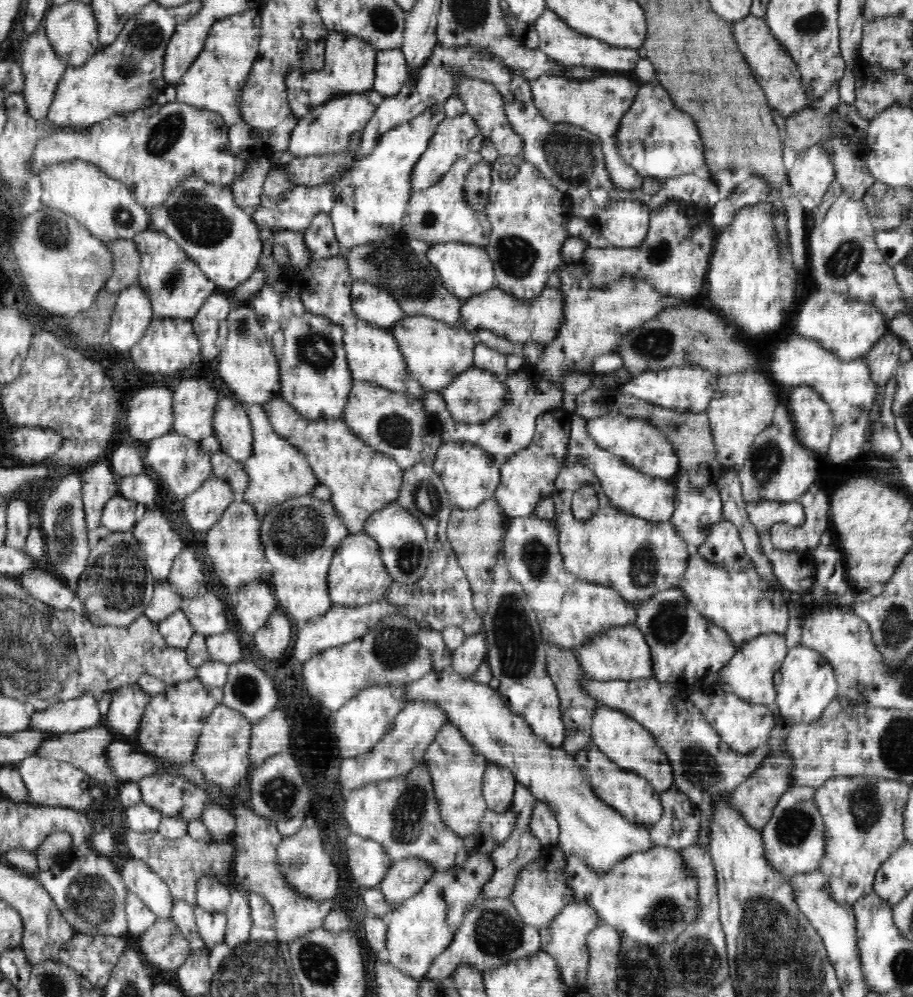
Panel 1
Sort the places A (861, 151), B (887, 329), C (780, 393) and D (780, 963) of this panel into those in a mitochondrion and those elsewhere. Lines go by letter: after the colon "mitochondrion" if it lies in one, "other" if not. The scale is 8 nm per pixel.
A: other
B: other
C: other
D: mitochondrion

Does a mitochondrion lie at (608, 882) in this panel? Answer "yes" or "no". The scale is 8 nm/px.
no

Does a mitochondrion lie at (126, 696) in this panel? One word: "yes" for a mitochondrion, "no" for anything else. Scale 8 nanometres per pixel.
no

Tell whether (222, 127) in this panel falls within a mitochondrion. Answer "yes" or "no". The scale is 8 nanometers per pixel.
no

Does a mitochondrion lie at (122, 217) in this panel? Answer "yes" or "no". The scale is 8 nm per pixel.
yes

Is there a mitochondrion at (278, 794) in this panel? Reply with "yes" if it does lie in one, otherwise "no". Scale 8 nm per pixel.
yes

